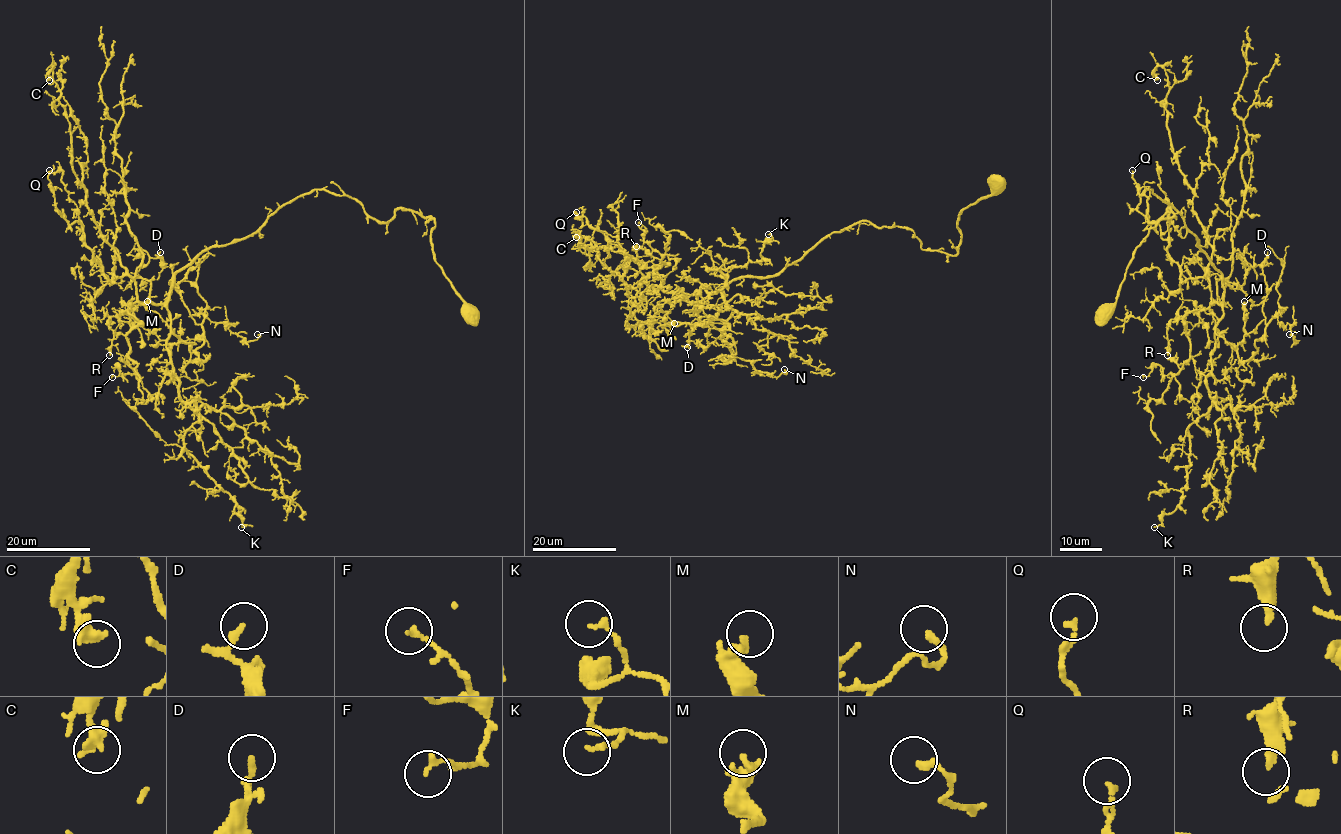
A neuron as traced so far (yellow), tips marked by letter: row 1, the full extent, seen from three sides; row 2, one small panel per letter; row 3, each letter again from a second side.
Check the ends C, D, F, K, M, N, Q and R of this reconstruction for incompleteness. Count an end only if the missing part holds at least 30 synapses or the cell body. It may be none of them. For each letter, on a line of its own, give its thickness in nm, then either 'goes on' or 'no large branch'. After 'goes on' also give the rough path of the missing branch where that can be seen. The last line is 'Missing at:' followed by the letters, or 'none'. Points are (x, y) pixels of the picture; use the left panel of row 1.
C: 420 nm | no large branch
D: 140 nm | no large branch
F: 150 nm | no large branch
K: 160 nm | no large branch
M: 150 nm | no large branch
N: 200 nm | no large branch
Q: 160 nm | no large branch
R: 320 nm | no large branch
Missing at: none

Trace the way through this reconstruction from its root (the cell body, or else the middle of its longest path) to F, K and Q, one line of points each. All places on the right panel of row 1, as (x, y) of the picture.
F: (1104, 313), (1175, 217), (1147, 219), (1151, 189), (1224, 298), (1183, 319), (1175, 374), (1143, 377)
K: (1104, 313), (1175, 217), (1147, 219), (1151, 189), (1224, 289), (1212, 405), (1154, 527)
Q: (1104, 313), (1175, 217), (1150, 222), (1147, 189), (1224, 298), (1181, 278), (1132, 170)

